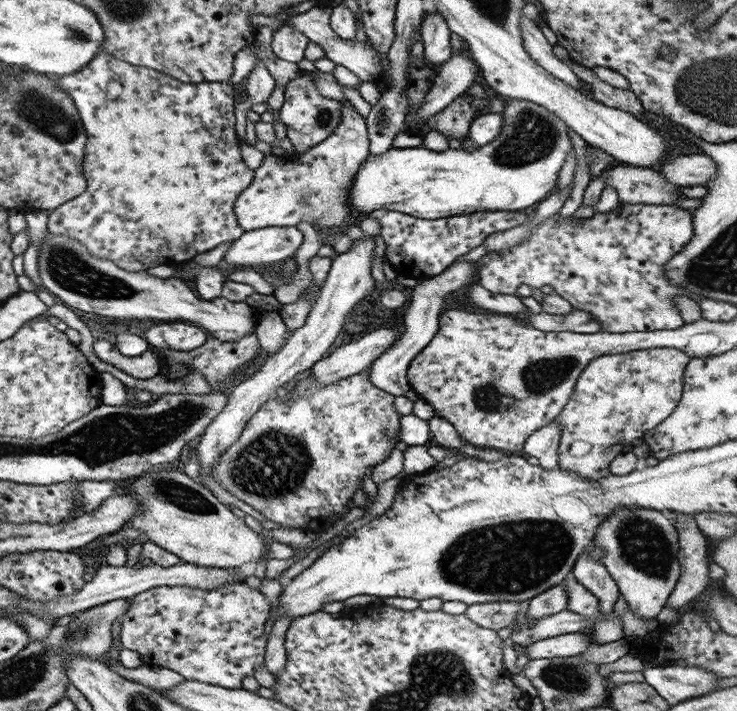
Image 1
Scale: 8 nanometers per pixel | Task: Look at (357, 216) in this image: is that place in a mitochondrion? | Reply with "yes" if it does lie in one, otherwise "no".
no

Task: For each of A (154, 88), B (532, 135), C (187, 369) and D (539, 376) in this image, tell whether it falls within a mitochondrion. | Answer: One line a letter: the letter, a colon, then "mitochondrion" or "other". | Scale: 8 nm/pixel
A: other
B: mitochondrion
C: other
D: mitochondrion

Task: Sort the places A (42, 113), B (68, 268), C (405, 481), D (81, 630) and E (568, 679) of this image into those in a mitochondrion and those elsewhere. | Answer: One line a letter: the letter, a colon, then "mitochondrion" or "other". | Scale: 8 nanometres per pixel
A: mitochondrion
B: mitochondrion
C: other
D: mitochondrion
E: mitochondrion

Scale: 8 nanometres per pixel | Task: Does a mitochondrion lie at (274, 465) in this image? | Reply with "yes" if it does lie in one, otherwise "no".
yes

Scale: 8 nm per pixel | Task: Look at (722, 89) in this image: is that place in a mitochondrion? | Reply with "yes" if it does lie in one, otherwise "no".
yes

